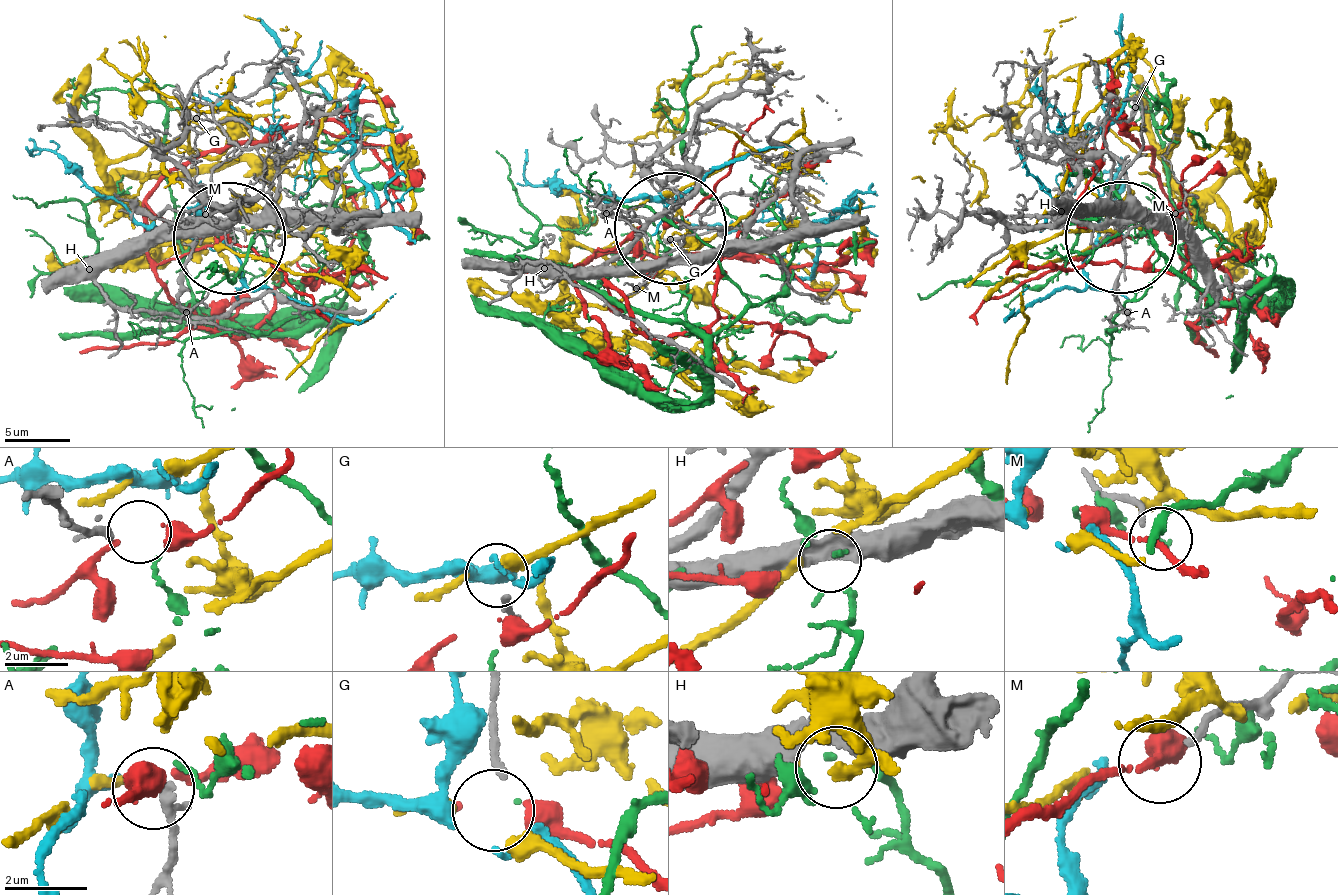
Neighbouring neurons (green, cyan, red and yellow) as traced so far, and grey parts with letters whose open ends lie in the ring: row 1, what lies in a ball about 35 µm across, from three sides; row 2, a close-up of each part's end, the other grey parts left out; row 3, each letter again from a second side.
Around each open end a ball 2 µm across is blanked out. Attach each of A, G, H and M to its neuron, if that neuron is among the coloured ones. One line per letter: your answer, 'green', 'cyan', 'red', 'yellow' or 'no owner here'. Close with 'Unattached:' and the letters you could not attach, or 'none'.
A: no owner here
G: yellow
H: no owner here
M: no owner here
Unattached: A, H, M

